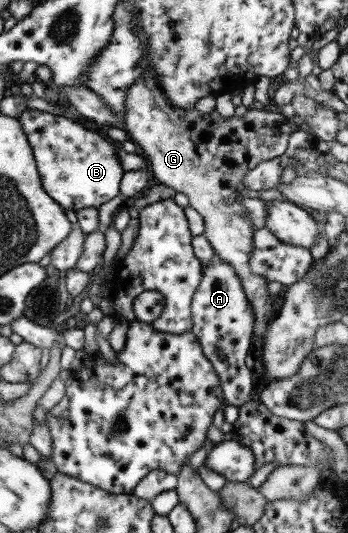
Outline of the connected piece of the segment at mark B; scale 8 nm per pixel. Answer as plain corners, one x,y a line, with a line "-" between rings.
27,109
16,118
32,149
42,189
62,209
73,211
84,207
97,209
100,204
116,196
120,179
125,172
118,161
117,143
92,131
84,122
40,110

